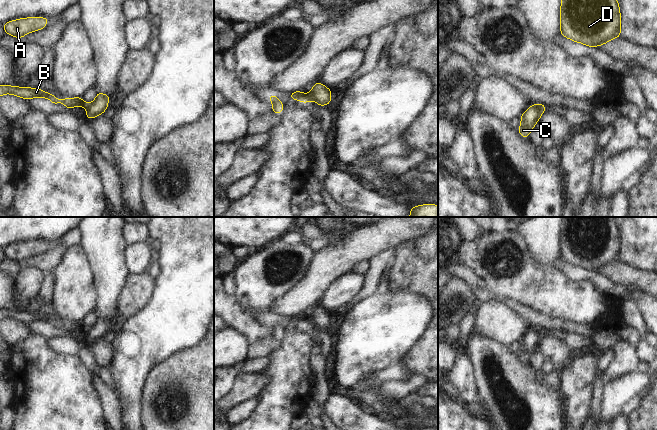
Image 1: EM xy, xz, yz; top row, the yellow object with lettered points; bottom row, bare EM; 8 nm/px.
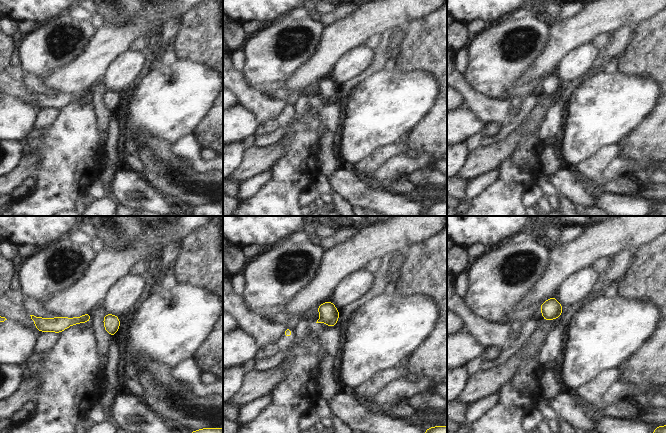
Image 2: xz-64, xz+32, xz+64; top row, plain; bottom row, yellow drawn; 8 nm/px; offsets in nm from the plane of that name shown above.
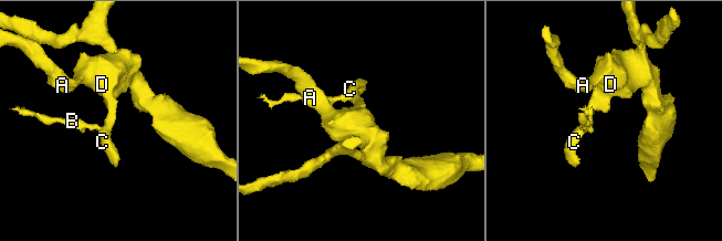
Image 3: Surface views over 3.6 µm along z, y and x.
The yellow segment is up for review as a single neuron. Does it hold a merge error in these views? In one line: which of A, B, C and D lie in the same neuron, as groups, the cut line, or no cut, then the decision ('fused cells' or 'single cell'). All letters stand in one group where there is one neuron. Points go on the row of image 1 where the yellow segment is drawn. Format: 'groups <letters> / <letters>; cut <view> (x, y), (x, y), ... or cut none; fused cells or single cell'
groups A C D / B; cut xz (311, 90), (311, 96), (314, 100); fused cells

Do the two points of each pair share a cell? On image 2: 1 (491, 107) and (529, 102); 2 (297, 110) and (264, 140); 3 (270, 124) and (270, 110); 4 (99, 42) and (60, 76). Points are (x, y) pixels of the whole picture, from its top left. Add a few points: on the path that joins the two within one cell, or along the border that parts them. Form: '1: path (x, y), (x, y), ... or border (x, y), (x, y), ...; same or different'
1: border (513, 113), (512, 117), (503, 125); different
2: path (291, 119), (273, 138); same
3: border (285, 113), (279, 118), (267, 118), (259, 122); different
4: path (93, 53), (71, 75); same

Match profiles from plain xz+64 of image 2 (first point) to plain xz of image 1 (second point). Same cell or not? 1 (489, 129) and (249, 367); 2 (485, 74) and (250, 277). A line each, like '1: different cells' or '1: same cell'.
1: different cells
2: same cell

